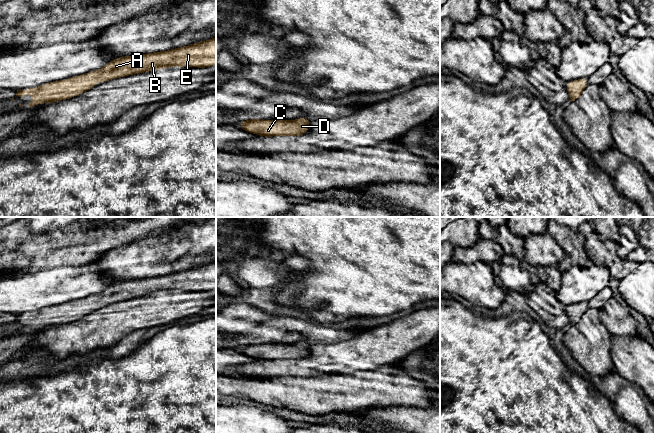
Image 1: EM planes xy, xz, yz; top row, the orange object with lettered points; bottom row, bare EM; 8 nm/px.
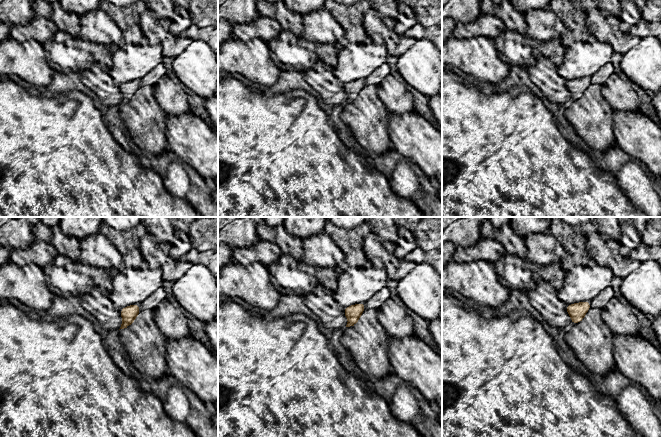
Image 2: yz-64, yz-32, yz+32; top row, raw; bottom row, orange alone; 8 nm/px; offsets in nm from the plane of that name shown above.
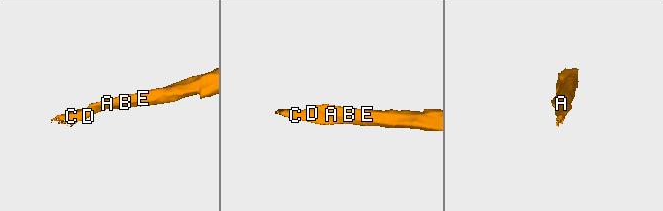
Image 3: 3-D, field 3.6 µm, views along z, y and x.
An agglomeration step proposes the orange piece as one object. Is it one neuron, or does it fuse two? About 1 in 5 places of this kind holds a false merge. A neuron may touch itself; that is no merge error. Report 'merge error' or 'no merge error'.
no merge error

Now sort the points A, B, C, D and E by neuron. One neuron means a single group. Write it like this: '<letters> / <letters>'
A B C D E

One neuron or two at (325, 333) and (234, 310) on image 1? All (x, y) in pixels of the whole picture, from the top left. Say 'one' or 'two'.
one

